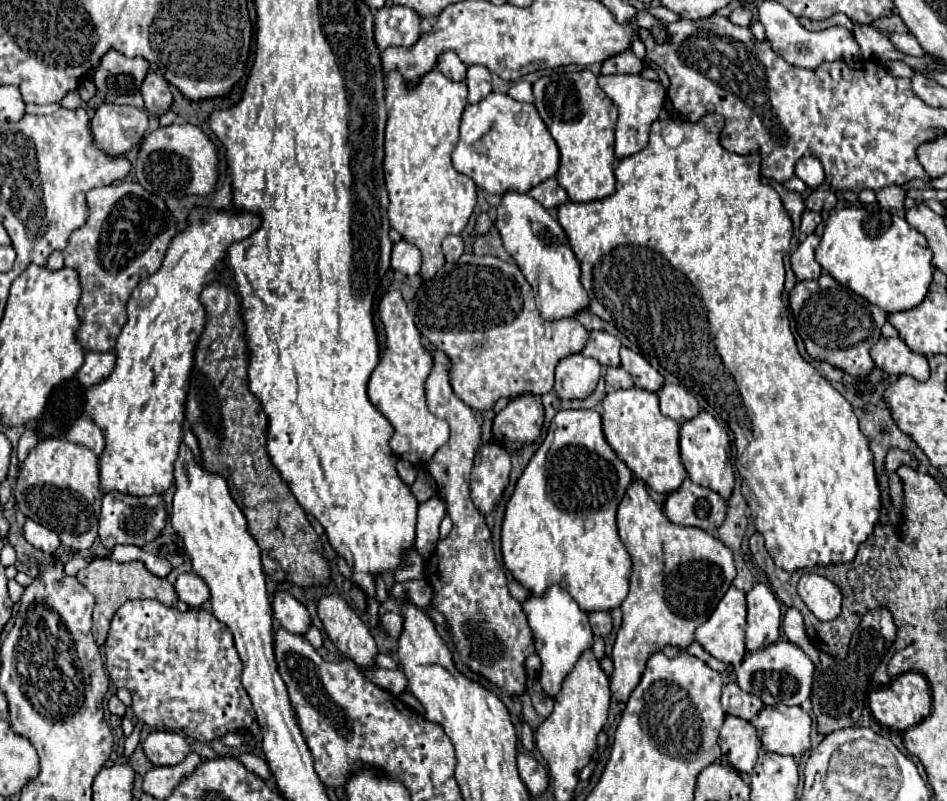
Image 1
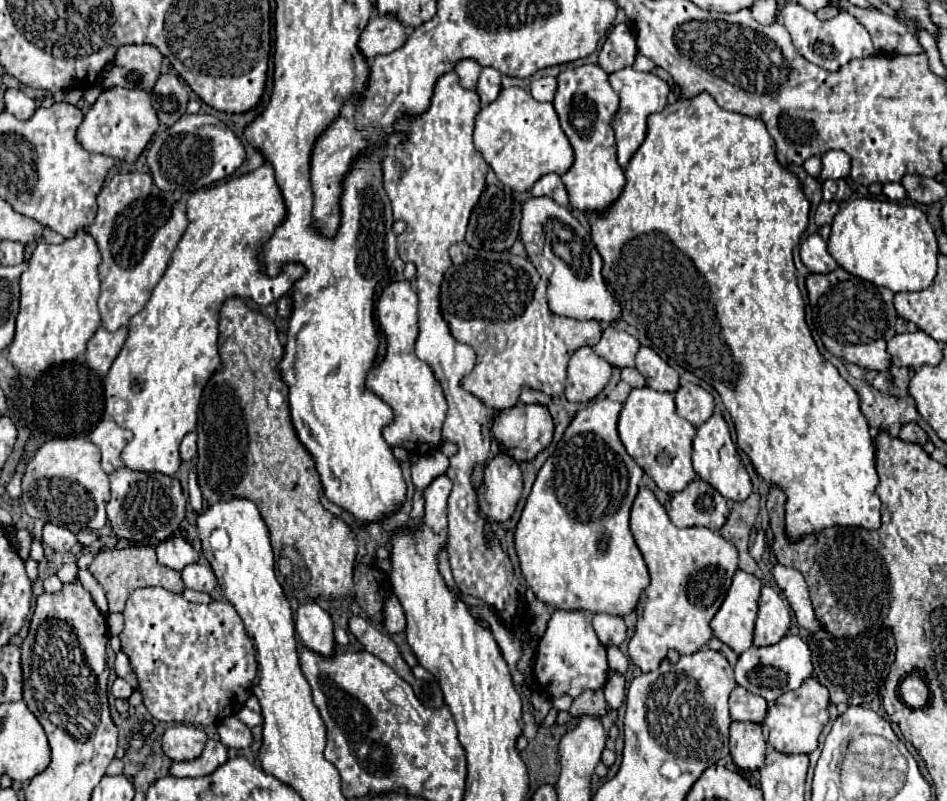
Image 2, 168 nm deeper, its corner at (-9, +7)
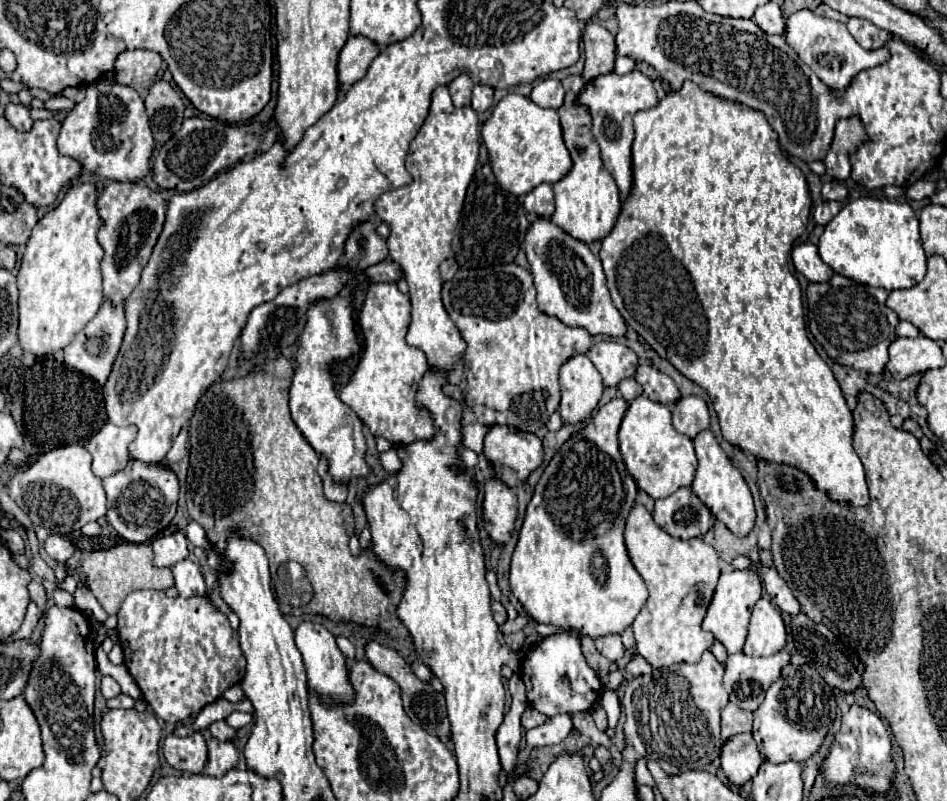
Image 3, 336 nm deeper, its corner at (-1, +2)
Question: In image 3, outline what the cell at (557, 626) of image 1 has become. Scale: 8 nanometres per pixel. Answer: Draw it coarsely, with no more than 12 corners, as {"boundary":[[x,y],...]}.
{"boundary":[[572,632],[522,662],[530,706],[588,712],[602,694]]}

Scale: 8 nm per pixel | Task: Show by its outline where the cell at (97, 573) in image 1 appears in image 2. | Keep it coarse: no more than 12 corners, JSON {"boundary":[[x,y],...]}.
{"boundary":[[154,547],[108,549],[90,573],[110,613],[124,611],[138,587],[184,591],[178,571]]}

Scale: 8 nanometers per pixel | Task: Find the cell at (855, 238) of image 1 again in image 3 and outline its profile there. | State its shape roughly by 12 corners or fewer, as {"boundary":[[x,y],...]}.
{"boundary":[[848,202],[818,242],[838,274],[884,290],[926,276],[908,202]]}

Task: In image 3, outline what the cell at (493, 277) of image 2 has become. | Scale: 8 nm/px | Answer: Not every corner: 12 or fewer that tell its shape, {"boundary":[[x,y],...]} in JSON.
{"boundary":[[518,264],[460,268],[442,304],[484,426],[546,434],[594,336],[536,306]]}

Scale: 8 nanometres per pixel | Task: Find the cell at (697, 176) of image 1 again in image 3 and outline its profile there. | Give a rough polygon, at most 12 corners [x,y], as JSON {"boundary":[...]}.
{"boundary":[[762,112],[634,116],[598,258],[722,436],[866,506]]}

